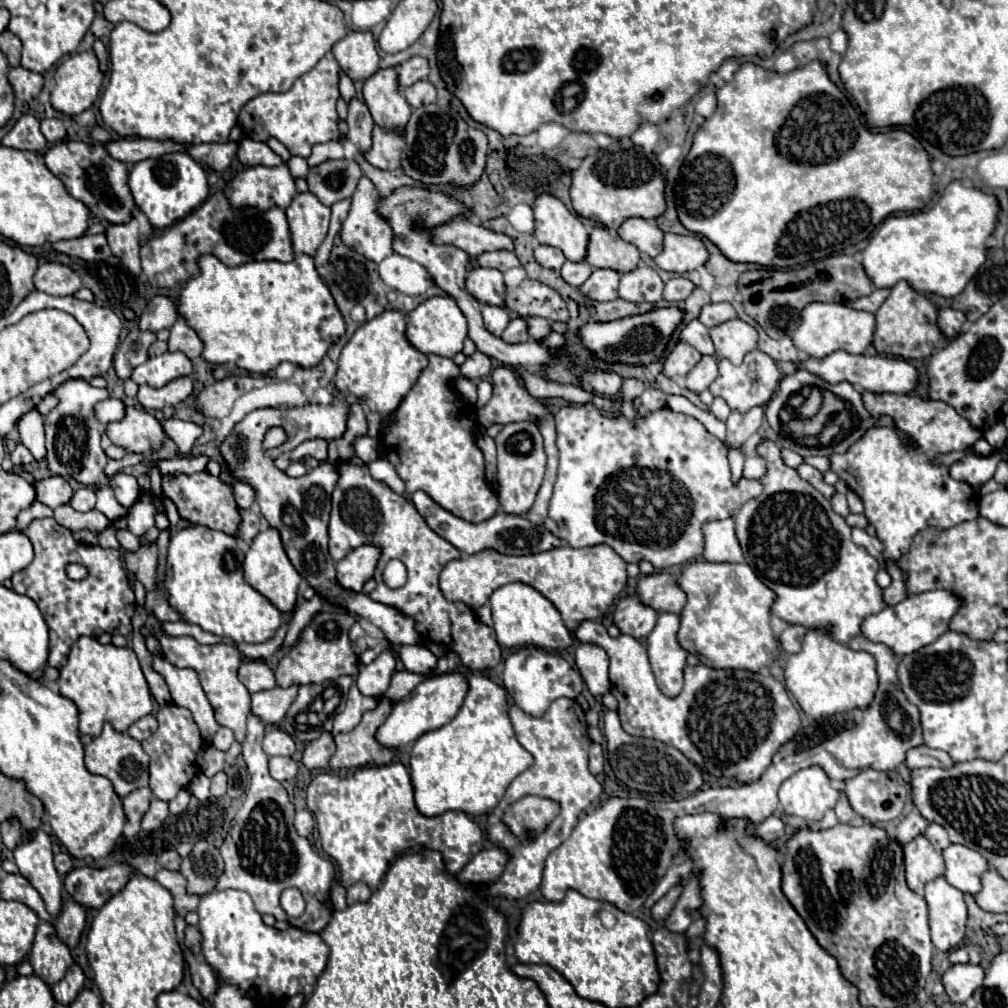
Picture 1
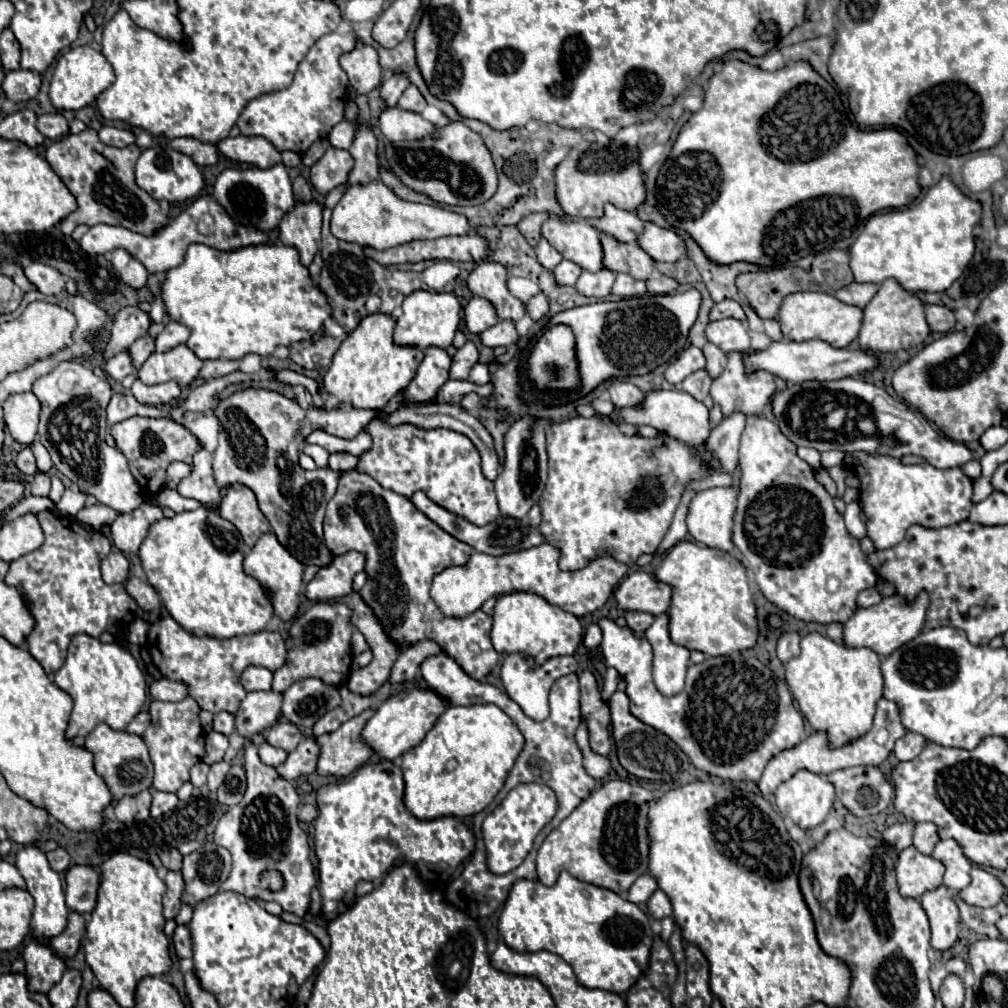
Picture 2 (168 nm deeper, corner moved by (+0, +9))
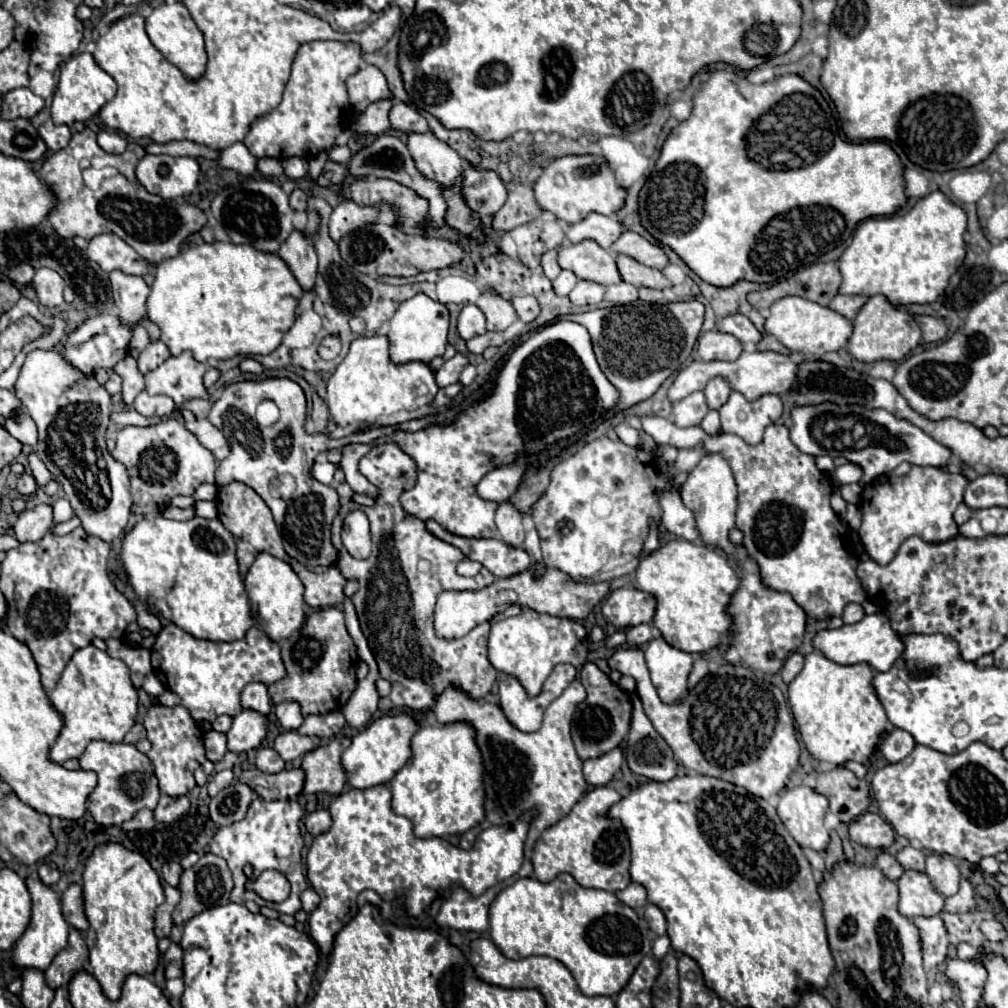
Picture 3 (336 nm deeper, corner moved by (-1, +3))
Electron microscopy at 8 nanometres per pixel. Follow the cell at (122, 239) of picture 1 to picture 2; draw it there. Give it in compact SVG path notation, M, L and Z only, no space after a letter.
M115 250L111 254L111 264L113 264L115 272L121 276L121 280L127 286L139 290L139 288L143 288L147 284L147 276L149 274L147 274L145 266L141 262L133 260L125 250Z

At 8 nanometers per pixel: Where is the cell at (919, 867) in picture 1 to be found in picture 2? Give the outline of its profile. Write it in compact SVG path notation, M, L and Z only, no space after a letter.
M913 846L899 854L897 884L903 898L919 898L927 890L941 886L945 866L931 856L921 856Z

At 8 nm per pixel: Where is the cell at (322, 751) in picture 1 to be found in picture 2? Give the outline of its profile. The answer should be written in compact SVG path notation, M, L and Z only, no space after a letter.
M303 738L301 744L287 756L285 764L277 766L277 774L285 780L297 780L301 776L309 776L317 768L319 748L315 738Z

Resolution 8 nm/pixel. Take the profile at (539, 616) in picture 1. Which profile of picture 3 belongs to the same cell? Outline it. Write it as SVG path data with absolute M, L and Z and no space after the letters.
M522 608L522 614L492 622L488 638L488 658L492 666L500 672L516 676L526 688L528 696L536 696L556 664L568 662L572 666L582 666L588 656L586 628L572 618L554 618L550 614L540 614L530 608Z

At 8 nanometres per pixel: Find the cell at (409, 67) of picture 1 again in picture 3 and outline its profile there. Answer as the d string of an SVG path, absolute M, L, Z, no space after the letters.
M386 98L386 100L378 100L372 102L368 106L368 110L362 112L360 120L356 124L352 124L352 132L354 134L384 134L390 128L390 108L392 108L394 100Z

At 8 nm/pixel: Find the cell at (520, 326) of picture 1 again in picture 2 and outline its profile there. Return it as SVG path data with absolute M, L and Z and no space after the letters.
M499 320L495 326L483 330L479 336L481 336L481 344L489 348L495 348L495 346L509 348L519 338L515 324L511 320Z

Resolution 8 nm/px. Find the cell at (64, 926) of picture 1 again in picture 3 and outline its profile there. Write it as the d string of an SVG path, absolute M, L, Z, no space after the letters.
M70 930L68 936L68 946L66 950L58 952L52 964L44 970L44 976L50 984L50 988L60 988L66 986L74 974L82 970L84 960L88 960L88 946L80 934L80 930Z

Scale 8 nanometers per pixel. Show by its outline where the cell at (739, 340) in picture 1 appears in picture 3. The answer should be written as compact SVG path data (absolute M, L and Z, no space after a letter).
M704 332L698 340L698 354L702 360L736 360L744 350L744 344L738 342L732 334L724 332Z

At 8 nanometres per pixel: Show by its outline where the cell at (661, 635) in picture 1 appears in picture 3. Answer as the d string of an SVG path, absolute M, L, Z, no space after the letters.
M654 638L646 644L644 656L660 700L666 704L676 702L686 692L694 662L692 654L672 648L664 638Z

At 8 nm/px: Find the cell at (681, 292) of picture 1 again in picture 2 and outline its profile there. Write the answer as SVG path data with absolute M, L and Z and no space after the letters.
M657 274L657 276L649 278L645 284L647 284L649 294L671 294L671 292L675 292L677 286L679 286L673 278L663 276L663 274Z

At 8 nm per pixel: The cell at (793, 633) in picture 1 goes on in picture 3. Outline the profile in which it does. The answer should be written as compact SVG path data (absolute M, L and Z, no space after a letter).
M792 652L792 654L786 658L786 662L784 662L782 670L780 670L782 680L788 684L788 682L802 670L802 666L804 666L804 656L802 656L800 652Z

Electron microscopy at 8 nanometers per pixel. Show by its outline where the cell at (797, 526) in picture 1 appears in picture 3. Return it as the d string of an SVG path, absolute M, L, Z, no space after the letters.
M640 416L642 430L650 434L658 446L674 446L674 448L692 448L698 442L704 444L704 450L720 452L732 466L734 478L738 480L738 512L736 512L736 528L744 534L742 546L746 548L748 556L752 556L760 568L762 584L774 592L786 592L794 598L802 610L814 620L828 620L832 616L842 616L844 608L852 602L862 604L866 600L866 590L858 582L856 566L858 558L852 550L848 538L848 526L834 514L830 508L830 494L832 494L832 480L828 474L822 474L816 464L814 456L802 454L788 438L788 428L782 424L772 424L766 428L764 438L758 446L746 444L736 434L720 434L708 436L700 426L692 428L678 428L672 420L662 416Z

